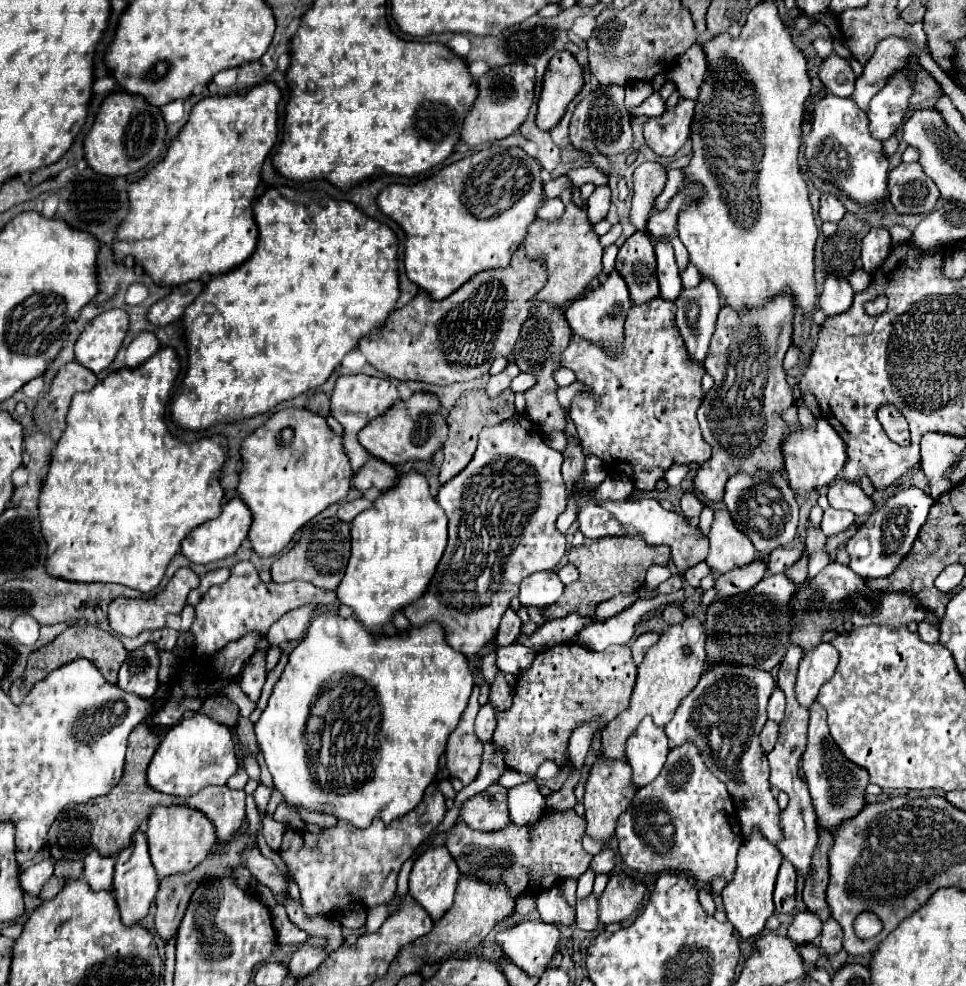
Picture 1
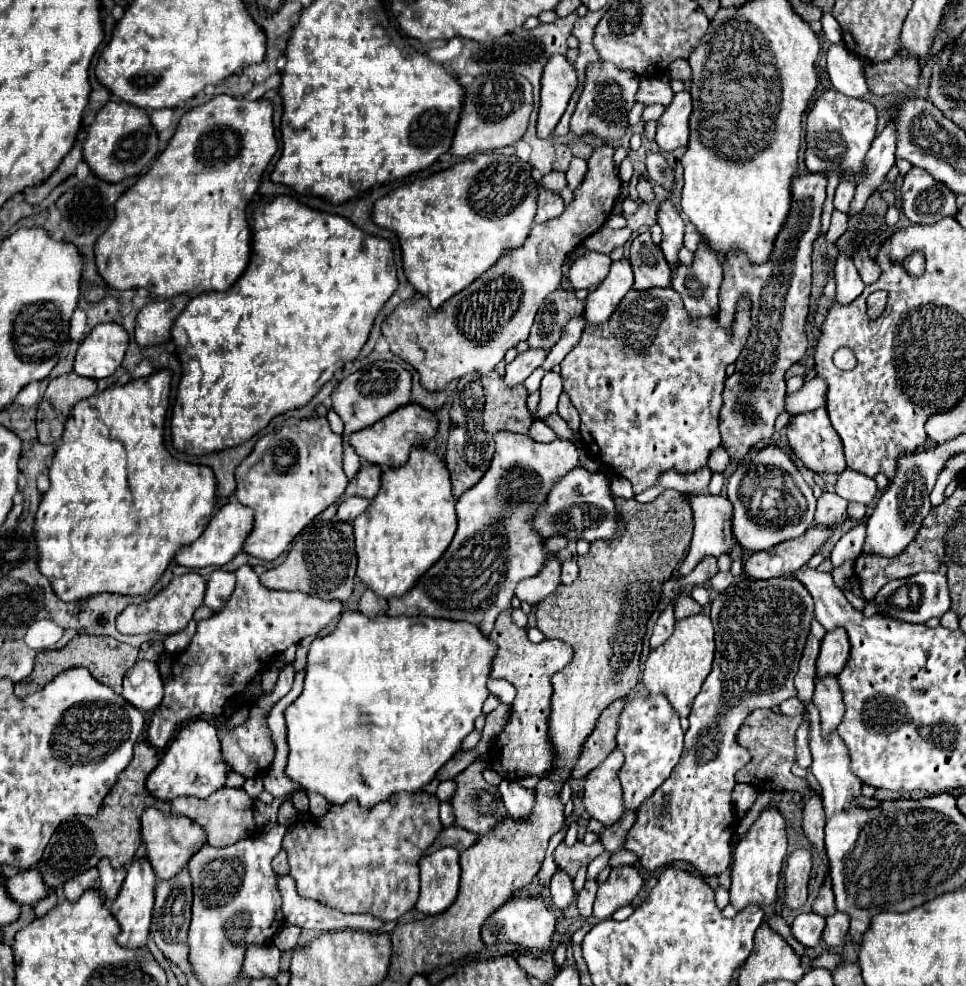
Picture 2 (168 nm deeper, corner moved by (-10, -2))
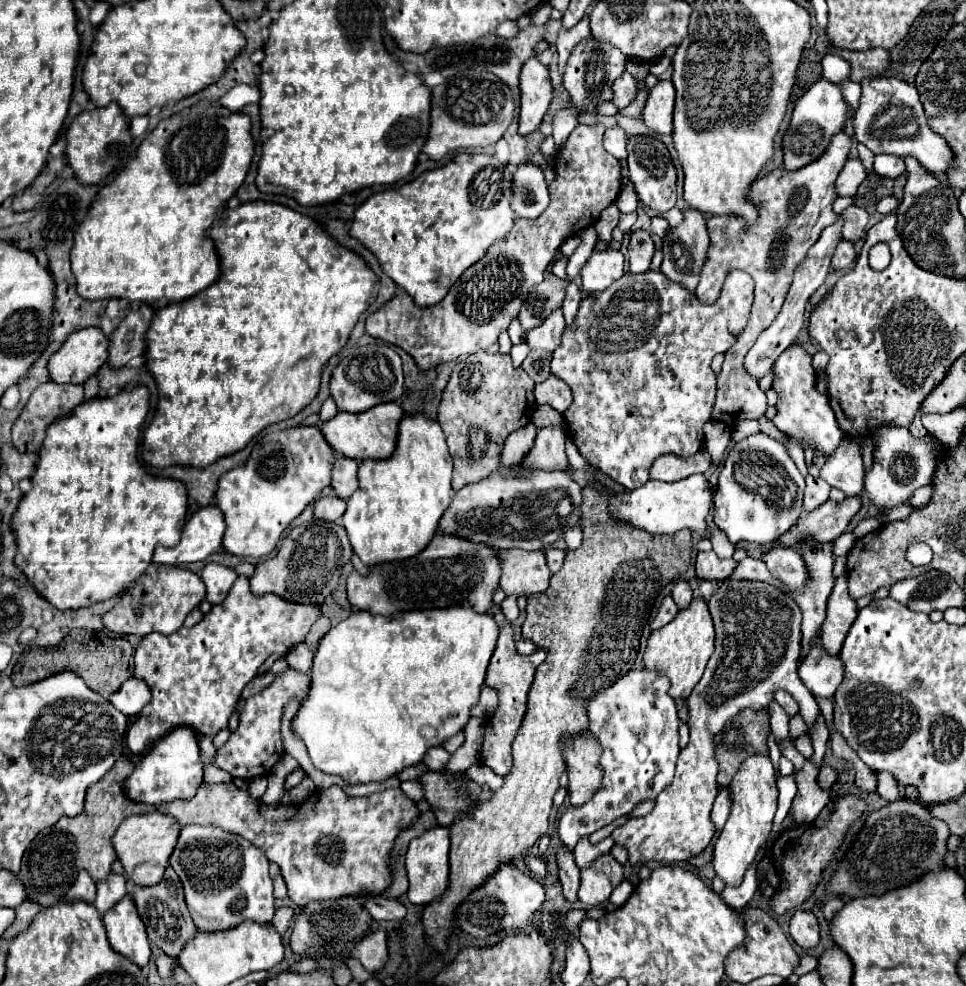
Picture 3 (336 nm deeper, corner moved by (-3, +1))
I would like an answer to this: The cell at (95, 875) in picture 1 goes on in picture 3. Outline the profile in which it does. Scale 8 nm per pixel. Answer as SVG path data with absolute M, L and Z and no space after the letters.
M111 873L105 881L101 881L97 885L97 899L95 899L95 907L97 911L103 915L105 911L109 911L113 905L117 905L119 899L123 899L127 895L127 879L123 875L115 875Z

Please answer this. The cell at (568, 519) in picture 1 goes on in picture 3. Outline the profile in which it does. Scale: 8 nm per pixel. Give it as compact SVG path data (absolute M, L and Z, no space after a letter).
M499 549L501 579L499 585L507 595L533 595L543 593L549 587L551 571L547 567L543 551L523 549Z

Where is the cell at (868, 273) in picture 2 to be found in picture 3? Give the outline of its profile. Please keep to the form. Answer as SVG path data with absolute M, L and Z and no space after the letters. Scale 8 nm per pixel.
M855 205L847 207L841 215L843 215L843 221L845 221L845 225L843 225L843 239L855 243L861 237L863 229L865 229L865 225L869 221L869 215L865 213L865 209L855 207Z

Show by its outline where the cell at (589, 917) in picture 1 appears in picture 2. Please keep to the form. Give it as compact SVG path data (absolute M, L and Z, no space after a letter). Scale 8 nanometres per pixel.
M588 880L584 890L578 892L578 910L584 918L590 918L592 916L592 906L594 906L594 896L596 896L596 890L598 890L598 882L594 880Z

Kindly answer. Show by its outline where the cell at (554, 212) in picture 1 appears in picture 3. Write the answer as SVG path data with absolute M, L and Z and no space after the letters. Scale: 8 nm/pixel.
M521 163L513 173L513 201L511 209L517 217L537 219L549 205L549 191L539 165Z

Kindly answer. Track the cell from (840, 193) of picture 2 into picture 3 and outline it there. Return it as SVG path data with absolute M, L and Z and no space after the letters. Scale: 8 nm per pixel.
M849 159L843 167L843 171L839 173L835 187L841 197L847 197L847 195L853 197L865 177L867 177L867 171L865 171L861 159Z

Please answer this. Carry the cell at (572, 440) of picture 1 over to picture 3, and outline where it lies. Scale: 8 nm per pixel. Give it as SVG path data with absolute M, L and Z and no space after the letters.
M551 375L547 381L537 383L535 401L539 405L553 405L553 409L565 413L567 407L571 405L571 389L559 377Z

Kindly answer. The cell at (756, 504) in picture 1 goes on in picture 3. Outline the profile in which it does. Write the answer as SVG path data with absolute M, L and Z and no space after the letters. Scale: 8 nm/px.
M765 433L749 435L731 447L723 471L719 473L719 483L713 495L713 521L715 525L727 533L731 543L749 541L749 543L775 543L783 533L787 533L801 515L803 505L803 475L799 473L795 461L785 451L783 443L771 439Z

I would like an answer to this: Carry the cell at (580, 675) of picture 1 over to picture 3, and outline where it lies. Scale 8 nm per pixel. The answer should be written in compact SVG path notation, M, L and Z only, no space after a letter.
M495 613L495 619L497 619L497 623L501 627L501 635L499 635L499 641L497 641L497 649L495 649L495 653L490 659L485 685L497 691L499 705L497 705L495 713L483 725L485 735L483 735L483 747L481 747L481 753L479 753L479 761L483 765L487 765L493 773L505 777L511 771L511 763L513 763L511 743L513 743L513 739L517 735L517 729L519 729L523 717L525 717L527 693L529 693L529 687L533 683L533 675L535 675L537 665L545 659L545 651L537 649L531 655L517 655L515 653L513 633L503 633L503 629L511 629L507 619L503 617L503 613Z

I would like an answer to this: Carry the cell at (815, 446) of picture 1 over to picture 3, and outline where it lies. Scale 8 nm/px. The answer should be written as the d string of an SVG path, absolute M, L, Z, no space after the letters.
M795 341L791 349L785 349L775 365L773 365L773 385L771 389L777 393L777 413L773 417L773 425L789 435L793 441L801 445L811 445L815 451L823 455L831 455L843 439L839 433L839 425L835 421L835 413L825 395L815 389L815 371L811 367L811 355L803 349L801 343Z

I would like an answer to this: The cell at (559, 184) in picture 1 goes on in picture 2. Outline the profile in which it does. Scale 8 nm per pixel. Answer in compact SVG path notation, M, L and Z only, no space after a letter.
M550 172L550 174L546 174L546 176L540 180L540 184L542 184L546 190L550 190L550 192L560 194L560 192L566 188L566 178L564 178L562 172Z

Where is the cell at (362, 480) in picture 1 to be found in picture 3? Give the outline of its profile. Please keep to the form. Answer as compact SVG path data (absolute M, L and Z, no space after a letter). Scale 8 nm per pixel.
M335 457L331 471L331 487L339 499L349 499L349 495L357 489L357 461L347 457Z

